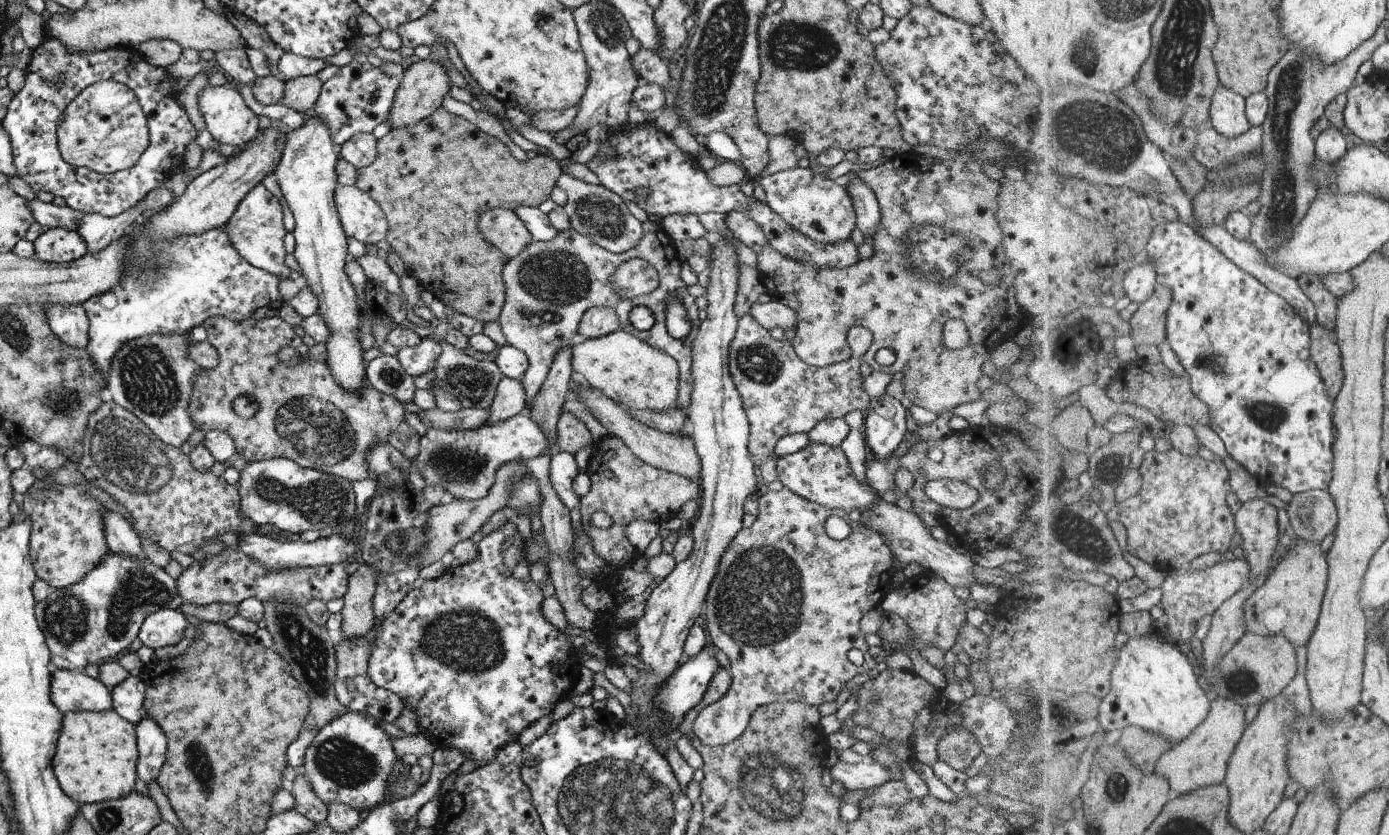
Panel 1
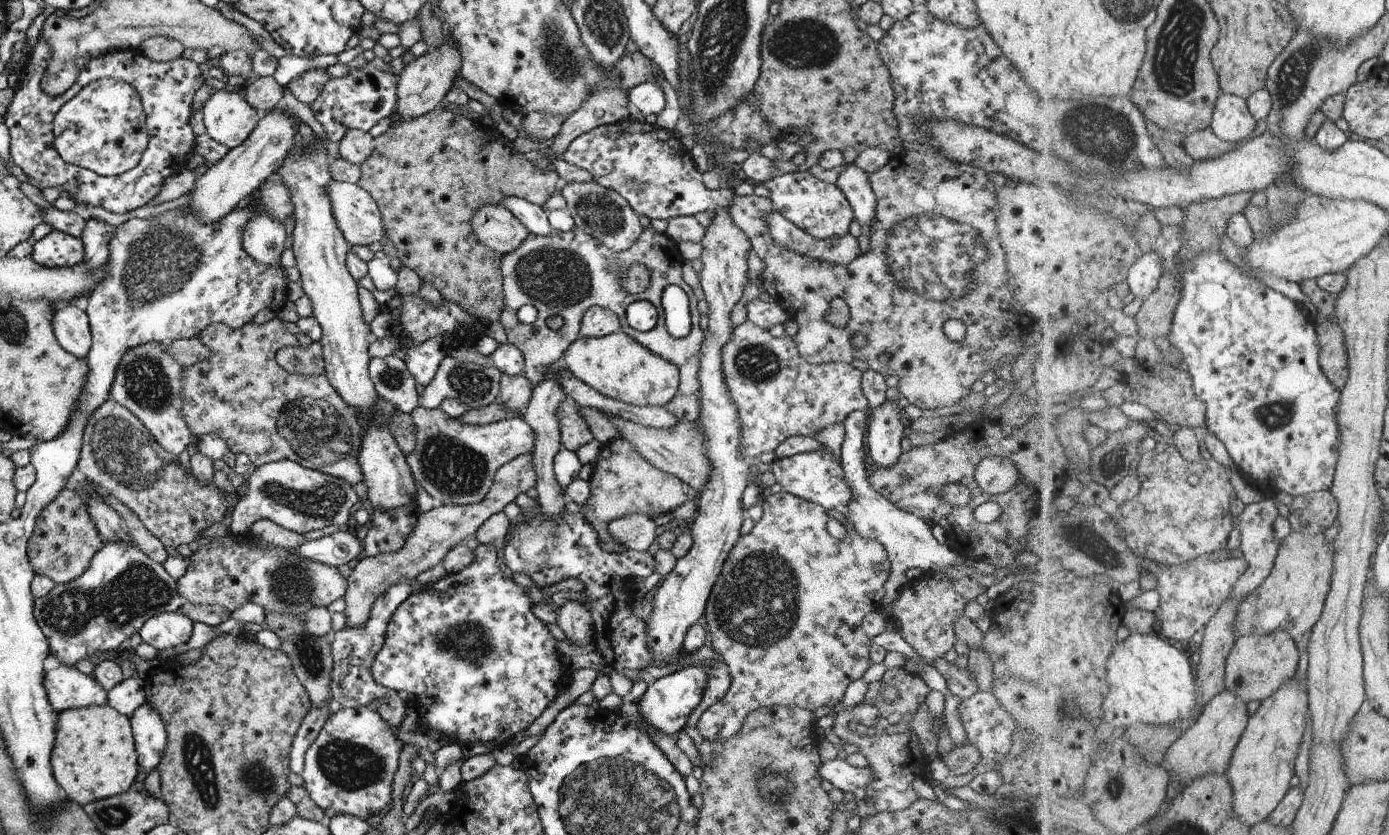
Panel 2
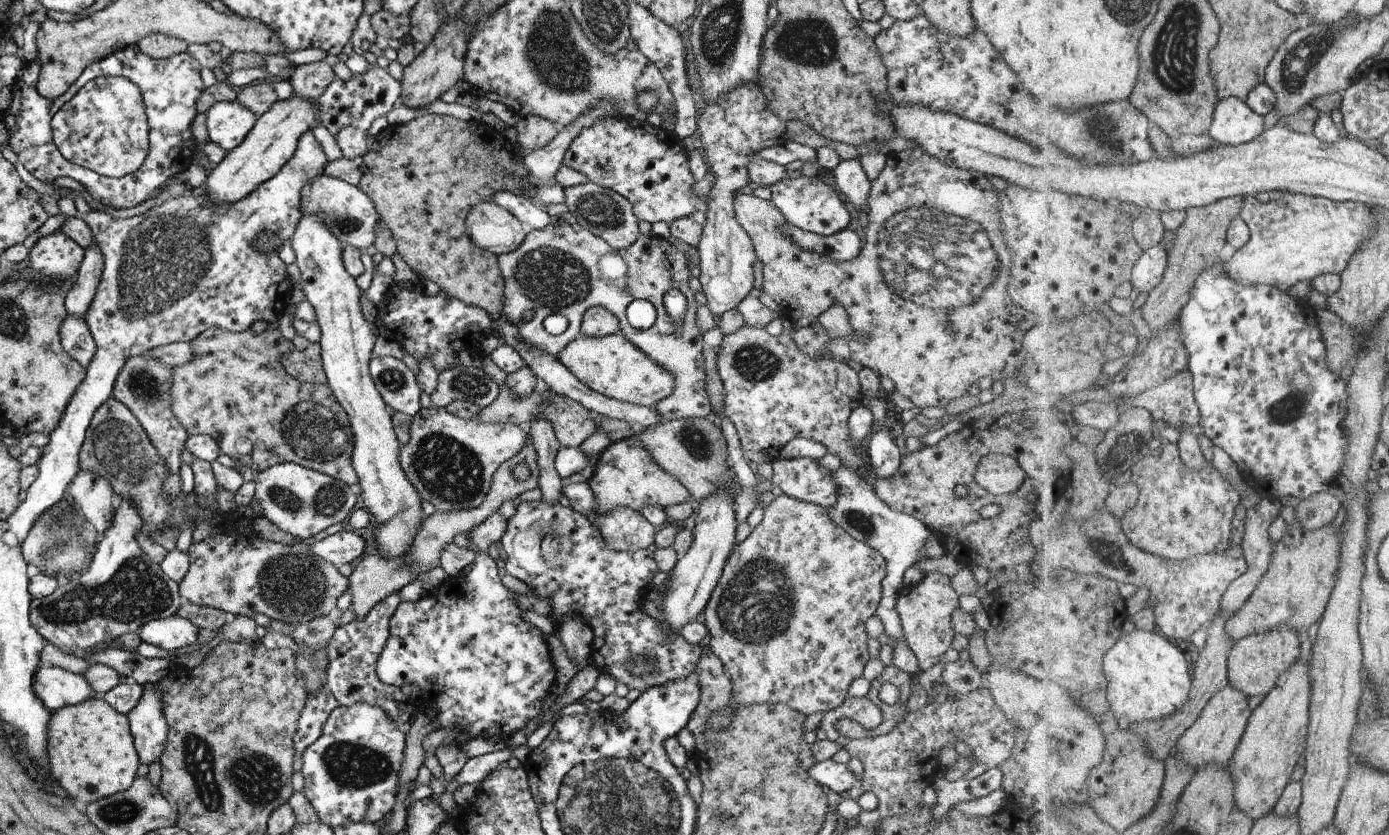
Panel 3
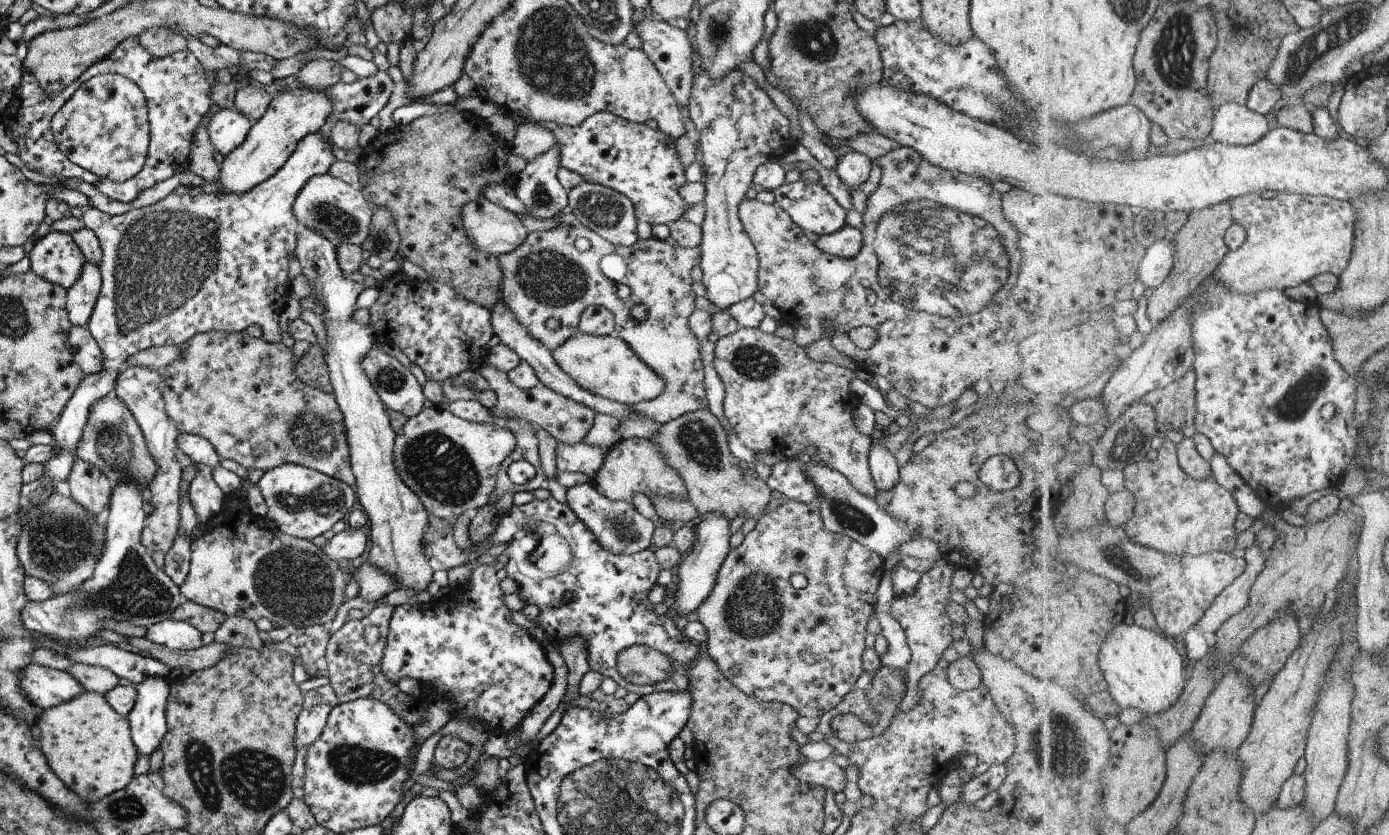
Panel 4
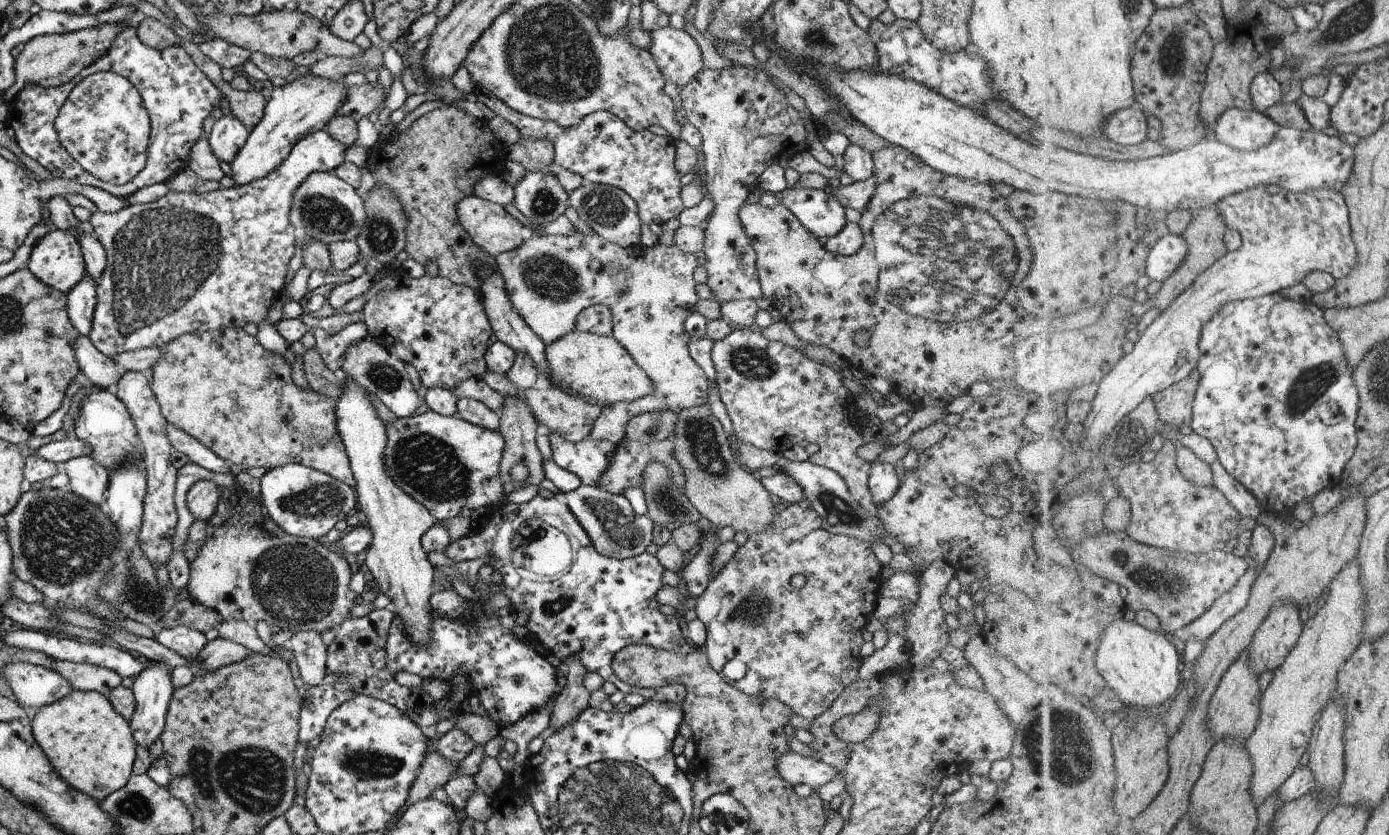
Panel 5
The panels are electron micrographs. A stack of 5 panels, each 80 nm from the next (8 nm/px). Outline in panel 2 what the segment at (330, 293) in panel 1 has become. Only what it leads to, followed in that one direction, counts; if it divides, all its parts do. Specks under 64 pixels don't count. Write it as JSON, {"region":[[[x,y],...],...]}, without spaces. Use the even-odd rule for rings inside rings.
{"region":[[[317,134],[311,138],[311,144],[305,144],[301,136],[296,135],[293,148],[277,170],[280,182],[283,182],[285,190],[289,190],[289,200],[293,206],[295,227],[291,235],[293,244],[290,249],[295,257],[295,267],[299,271],[301,289],[311,302],[312,318],[317,320],[317,325],[321,328],[319,342],[327,382],[347,406],[357,412],[369,414],[373,412],[371,408],[378,398],[368,376],[370,358],[367,348],[374,337],[361,317],[357,283],[345,267],[349,246],[333,221],[331,202],[325,194],[325,186],[332,181],[326,148]]]}

